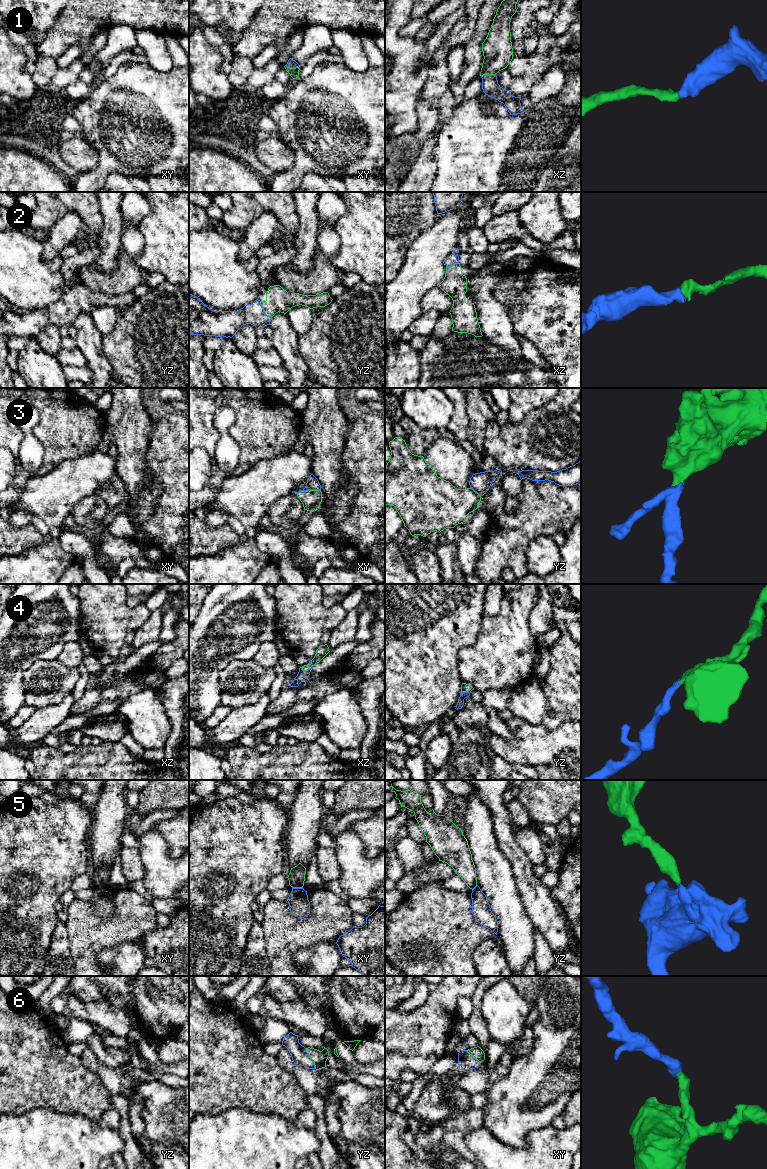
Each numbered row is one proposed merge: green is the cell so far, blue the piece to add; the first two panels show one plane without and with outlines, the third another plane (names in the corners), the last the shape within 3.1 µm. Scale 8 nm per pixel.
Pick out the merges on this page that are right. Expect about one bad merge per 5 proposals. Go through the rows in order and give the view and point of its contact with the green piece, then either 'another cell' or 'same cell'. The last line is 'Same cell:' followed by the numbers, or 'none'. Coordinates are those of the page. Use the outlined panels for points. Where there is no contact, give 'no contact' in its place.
1: xz (488, 74) | same cell
2: yz (263, 309) | same cell
3: xy (308, 490) | same cell
4: xz (306, 670) | same cell
5: xy (297, 887) | another cell
6: yz (310, 1057) | same cell
Same cell: 1, 2, 3, 4, 6

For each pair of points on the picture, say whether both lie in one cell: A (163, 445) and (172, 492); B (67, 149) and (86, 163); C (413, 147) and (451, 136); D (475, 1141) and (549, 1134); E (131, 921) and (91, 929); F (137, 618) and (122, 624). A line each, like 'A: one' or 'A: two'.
A: one
B: one
C: two
D: one
E: one
F: one

